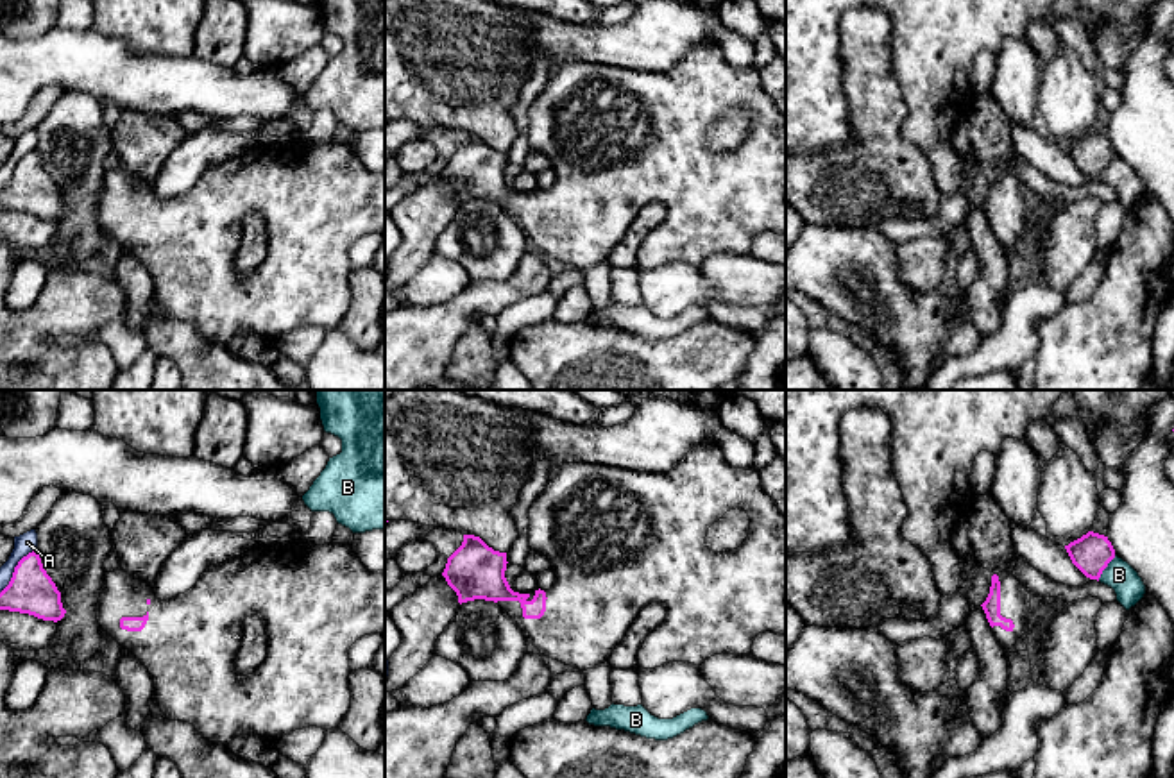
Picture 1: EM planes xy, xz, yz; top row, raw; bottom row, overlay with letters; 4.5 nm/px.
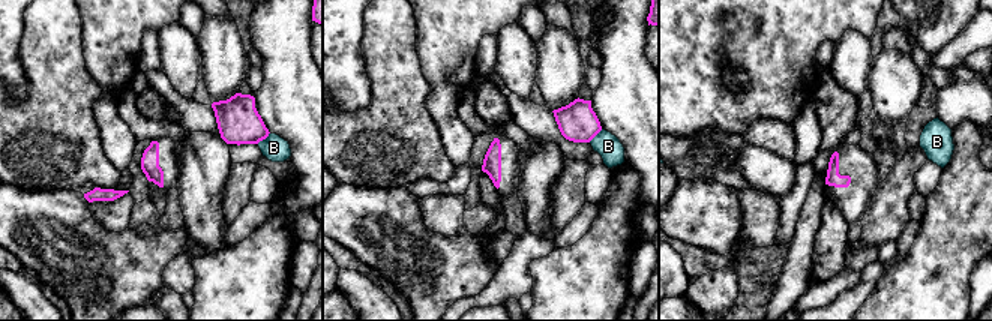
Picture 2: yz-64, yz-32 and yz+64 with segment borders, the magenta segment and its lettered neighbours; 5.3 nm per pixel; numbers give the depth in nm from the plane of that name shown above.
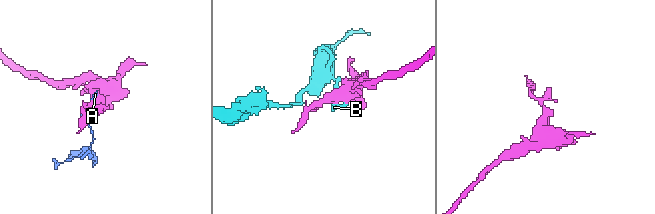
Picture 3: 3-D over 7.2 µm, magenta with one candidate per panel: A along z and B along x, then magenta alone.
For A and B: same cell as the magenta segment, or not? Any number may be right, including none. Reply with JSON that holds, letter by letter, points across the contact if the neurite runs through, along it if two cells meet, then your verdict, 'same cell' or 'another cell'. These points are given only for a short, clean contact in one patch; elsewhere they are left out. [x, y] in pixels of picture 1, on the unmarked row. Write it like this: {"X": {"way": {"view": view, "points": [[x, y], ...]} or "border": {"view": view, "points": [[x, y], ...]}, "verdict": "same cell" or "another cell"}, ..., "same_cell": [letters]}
{"A": {"verdict": "another cell"}, "B": {"verdict": "another cell"}, "same_cell": []}

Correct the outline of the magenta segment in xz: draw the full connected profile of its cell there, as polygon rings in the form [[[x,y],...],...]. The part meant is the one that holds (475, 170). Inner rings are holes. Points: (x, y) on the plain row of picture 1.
[[[718,43],[693,47],[669,72],[564,63],[551,72],[546,88],[530,106],[528,141],[551,163],[557,182],[549,190],[514,191],[505,177],[506,152],[494,150],[474,134],[464,134],[442,175],[460,204],[474,199],[498,202],[540,254],[569,266],[587,270],[608,261],[632,222],[651,202],[662,204],[668,213],[642,241],[637,268],[655,268],[669,261],[702,265],[721,252],[750,254],[759,233],[786,234],[786,116],[762,89],[759,70],[732,66]],[[736,107],[750,116],[746,140],[728,152],[710,150],[705,143],[709,127]]]

